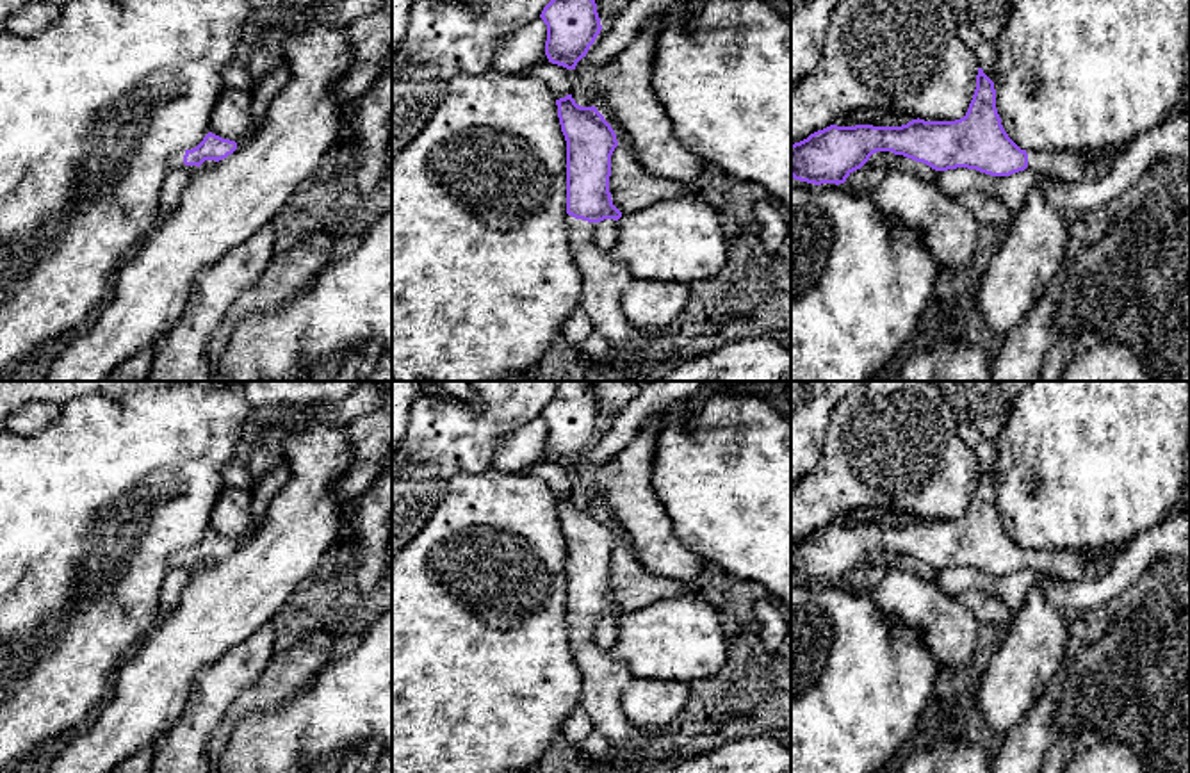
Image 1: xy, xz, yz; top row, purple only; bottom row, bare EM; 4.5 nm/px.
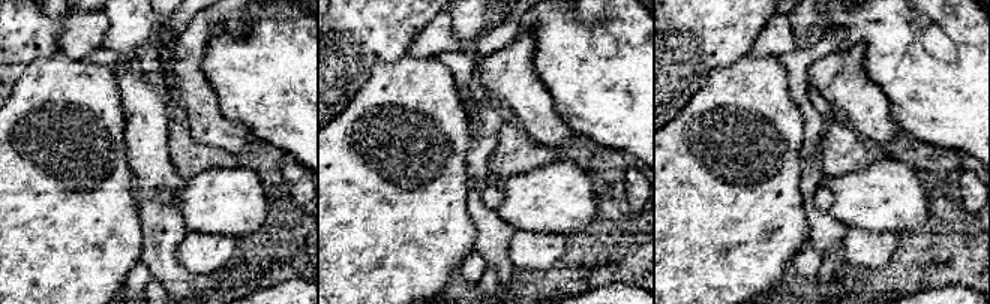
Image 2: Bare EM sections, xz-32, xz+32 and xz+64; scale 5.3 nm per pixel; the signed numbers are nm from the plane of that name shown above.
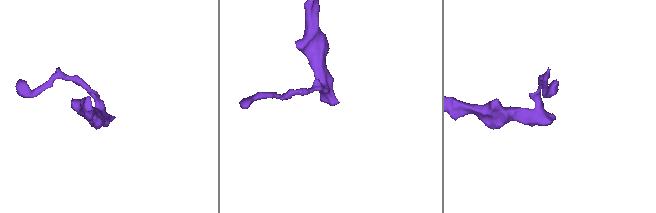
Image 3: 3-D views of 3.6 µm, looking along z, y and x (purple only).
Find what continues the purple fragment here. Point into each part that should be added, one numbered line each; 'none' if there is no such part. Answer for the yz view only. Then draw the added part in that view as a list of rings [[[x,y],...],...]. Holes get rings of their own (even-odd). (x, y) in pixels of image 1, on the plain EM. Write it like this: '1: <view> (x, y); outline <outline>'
1: yz (1069, 565); outline [[[1028,549],[1028,566],[1040,574],[1055,575],[1065,582],[1081,582],[1099,579],[1113,566],[1121,550],[1108,557],[1092,559],[1090,554],[1080,550],[1039,550]]]

